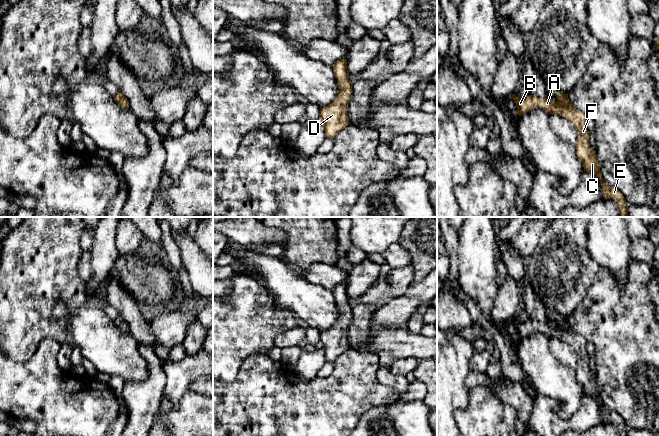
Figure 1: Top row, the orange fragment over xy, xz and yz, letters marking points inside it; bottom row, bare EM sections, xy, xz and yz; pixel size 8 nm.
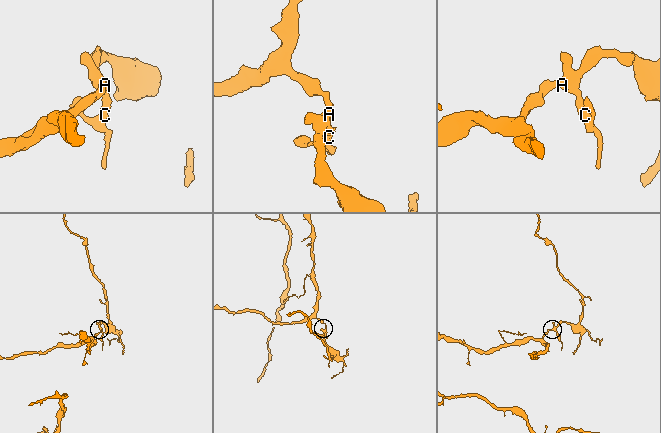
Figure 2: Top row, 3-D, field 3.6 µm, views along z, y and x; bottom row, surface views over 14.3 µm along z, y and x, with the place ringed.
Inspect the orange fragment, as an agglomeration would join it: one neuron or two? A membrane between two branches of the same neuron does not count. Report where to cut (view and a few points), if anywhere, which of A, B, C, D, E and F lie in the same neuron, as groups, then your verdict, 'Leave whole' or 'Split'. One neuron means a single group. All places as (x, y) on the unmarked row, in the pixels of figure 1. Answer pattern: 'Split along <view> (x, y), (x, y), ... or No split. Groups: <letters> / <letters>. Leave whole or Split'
No split. Groups: A B C D E F. Leave whole

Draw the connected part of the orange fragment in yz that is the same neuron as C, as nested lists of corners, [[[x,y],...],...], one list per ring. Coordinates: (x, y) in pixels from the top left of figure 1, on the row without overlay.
[[[555,316],[555,320],[557,322],[556,326],[548,322],[539,322],[535,319],[529,319],[525,323],[520,323],[515,318],[512,318],[509,322],[515,325],[519,340],[526,338],[534,332],[541,332],[549,338],[557,338],[569,344],[578,357],[575,373],[577,380],[583,387],[584,395],[594,397],[600,402],[604,423],[611,422],[615,424],[619,430],[620,436],[628,436],[623,418],[618,413],[610,411],[602,402],[596,375],[593,374],[589,368],[591,358],[586,352],[587,341],[583,336],[572,330],[568,318]]]

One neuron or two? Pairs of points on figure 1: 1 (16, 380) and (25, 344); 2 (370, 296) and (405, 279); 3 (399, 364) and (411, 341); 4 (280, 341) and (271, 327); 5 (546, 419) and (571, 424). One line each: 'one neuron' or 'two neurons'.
1: two neurons
2: one neuron
3: two neurons
4: two neurons
5: one neuron

